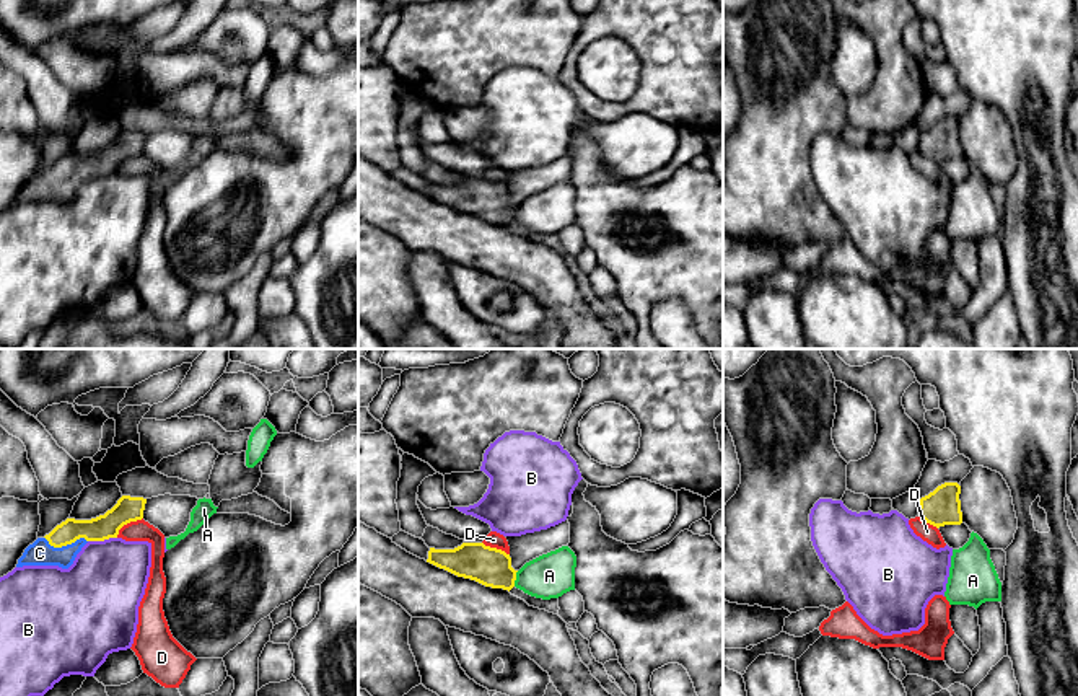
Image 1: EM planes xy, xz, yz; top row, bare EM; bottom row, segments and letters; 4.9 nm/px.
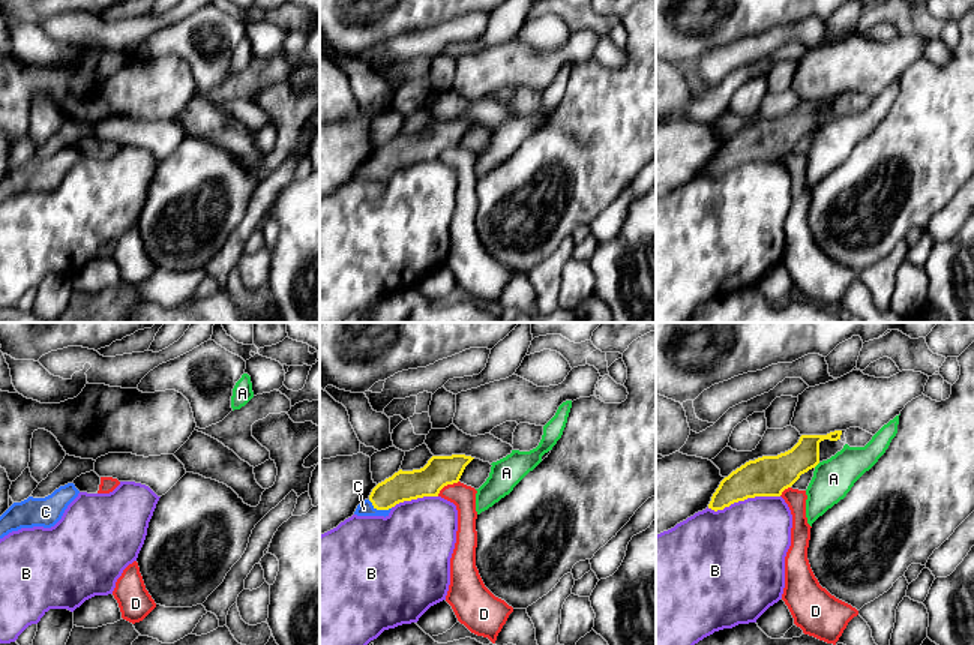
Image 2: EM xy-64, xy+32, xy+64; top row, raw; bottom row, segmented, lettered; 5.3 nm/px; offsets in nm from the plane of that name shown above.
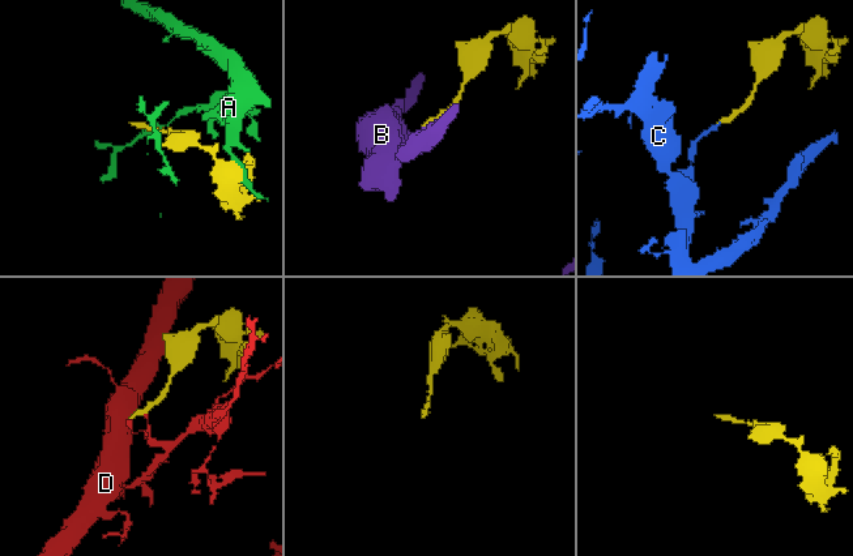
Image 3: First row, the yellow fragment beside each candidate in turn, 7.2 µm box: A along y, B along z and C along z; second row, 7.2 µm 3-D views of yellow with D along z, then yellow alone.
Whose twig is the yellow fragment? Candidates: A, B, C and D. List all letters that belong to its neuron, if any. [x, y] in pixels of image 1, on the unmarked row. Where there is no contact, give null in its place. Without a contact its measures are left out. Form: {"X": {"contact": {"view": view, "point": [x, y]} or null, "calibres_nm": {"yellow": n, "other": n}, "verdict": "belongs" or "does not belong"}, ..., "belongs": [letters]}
{"A": {"contact": {"view": "xz", "point": [515, 214]}, "calibres_nm": {"yellow": 190, "other": 220}, "verdict": "does not belong"}, "B": {"contact": {"view": "xy", "point": [101, 175]}, "calibres_nm": {"yellow": 130, "other": 400}, "verdict": "does not belong"}, "C": {"contact": {"view": "xy", "point": [65, 180]}, "calibres_nm": {"yellow": 120, "other": 120}, "verdict": "belongs"}, "D": {"contact": {"view": "xy", "point": [127, 157]}, "calibres_nm": {"yellow": 130, "other": 110}, "verdict": "does not belong"}, "belongs": ["C"]}

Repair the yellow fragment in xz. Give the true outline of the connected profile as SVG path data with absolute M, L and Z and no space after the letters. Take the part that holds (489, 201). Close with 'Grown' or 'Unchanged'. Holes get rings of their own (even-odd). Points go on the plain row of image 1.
M462 178L454 184L430 183L427 197L485 222L511 225L516 207L511 192L484 178Z. Unchanged

